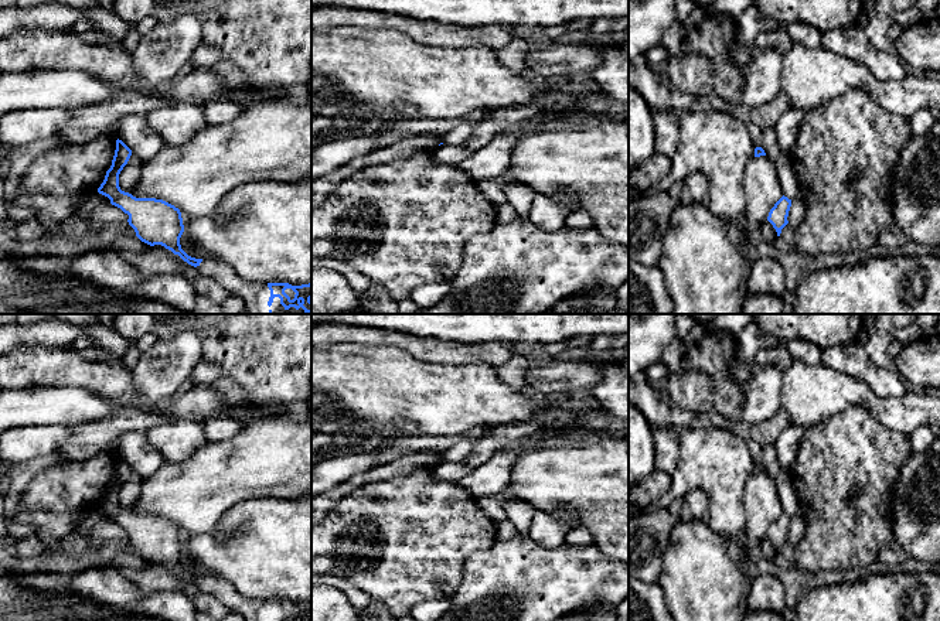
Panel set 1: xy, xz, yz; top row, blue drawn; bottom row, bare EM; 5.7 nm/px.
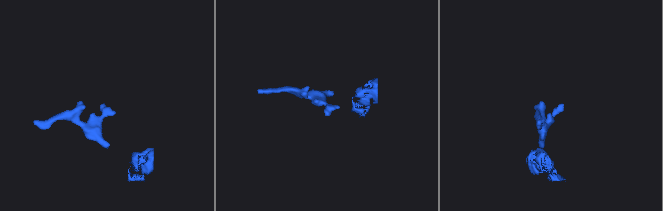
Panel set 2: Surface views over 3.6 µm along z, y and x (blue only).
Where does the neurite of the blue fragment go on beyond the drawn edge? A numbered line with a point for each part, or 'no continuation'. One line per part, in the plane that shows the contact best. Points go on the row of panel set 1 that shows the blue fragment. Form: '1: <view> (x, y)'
1: xy (255, 296)

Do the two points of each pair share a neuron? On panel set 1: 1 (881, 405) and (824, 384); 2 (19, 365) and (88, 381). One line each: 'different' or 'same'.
1: same
2: same

